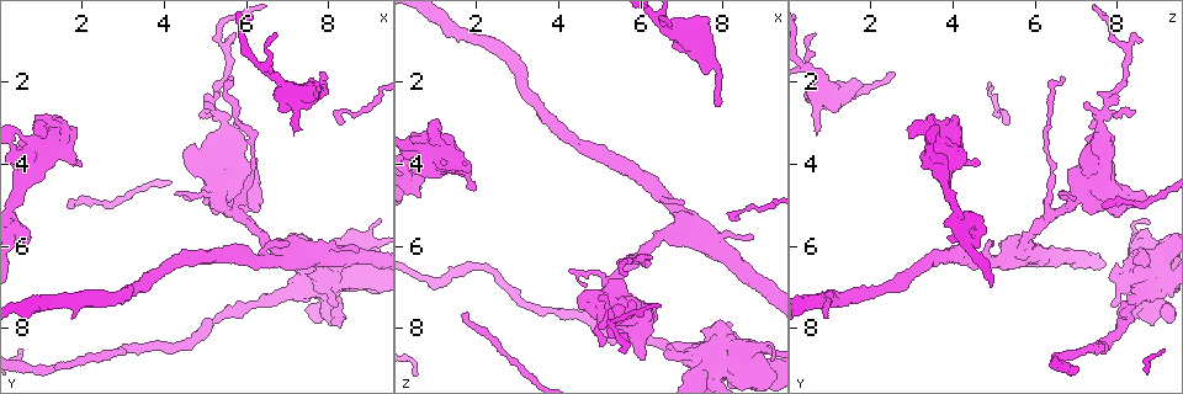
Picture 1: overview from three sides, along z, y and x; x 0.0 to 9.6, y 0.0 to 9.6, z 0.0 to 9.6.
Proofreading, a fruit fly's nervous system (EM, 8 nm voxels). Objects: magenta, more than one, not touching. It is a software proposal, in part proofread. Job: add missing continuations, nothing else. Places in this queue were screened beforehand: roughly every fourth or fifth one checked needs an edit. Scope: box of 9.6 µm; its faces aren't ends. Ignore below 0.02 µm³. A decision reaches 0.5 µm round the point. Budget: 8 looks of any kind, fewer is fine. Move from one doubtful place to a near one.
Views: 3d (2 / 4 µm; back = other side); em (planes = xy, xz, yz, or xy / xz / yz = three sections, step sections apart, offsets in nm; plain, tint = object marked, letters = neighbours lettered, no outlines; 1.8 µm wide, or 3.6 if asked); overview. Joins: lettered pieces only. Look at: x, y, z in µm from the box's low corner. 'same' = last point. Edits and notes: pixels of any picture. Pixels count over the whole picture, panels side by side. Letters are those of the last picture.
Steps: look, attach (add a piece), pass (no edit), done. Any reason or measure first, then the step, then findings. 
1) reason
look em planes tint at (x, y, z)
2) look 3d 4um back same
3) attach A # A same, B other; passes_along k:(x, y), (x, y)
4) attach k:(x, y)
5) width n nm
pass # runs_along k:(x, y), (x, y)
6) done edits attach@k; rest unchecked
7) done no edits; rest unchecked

an open end
look em planes plain at (1.20, 2.80, 3.50)

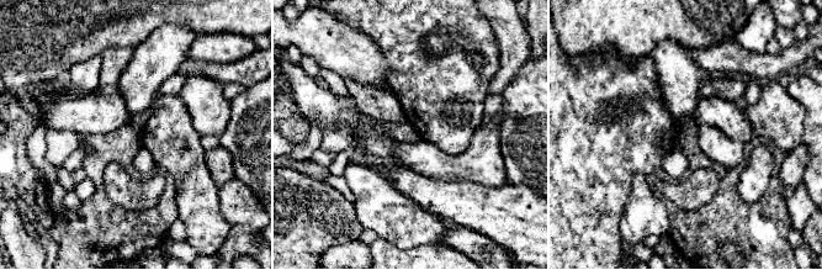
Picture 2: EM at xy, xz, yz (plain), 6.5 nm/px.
look em planes letters same

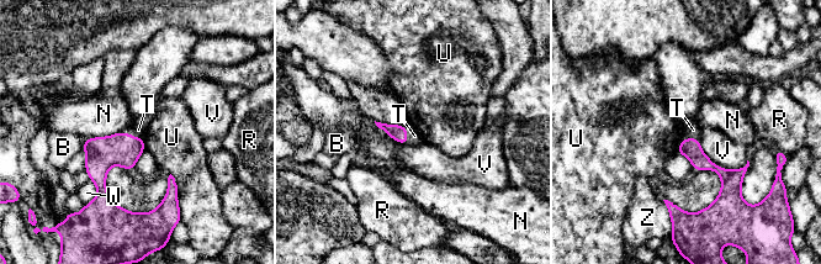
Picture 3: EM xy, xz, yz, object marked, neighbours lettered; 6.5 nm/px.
attach T # B other, N other, R other, T same, U other, V other, W other, Z other; passes_along 3:(123, 149), (132, 136), (138, 130); the cell continues

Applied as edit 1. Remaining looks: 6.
free end
look em planes letters at (5.00, 2.75, 8.45)

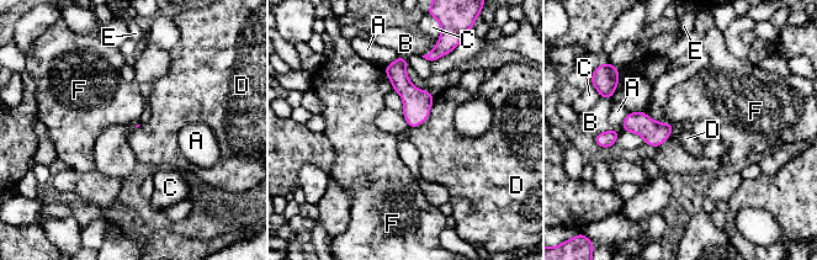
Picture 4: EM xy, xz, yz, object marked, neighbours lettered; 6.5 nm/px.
pass # A other, B other, C other, D other, E other, F other; border 4:(435, 96), (429, 116), (409, 128); no lettered piece goes on from it

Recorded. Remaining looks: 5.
free end
look 3d 2um at (7.15, 3.35, 0.70)

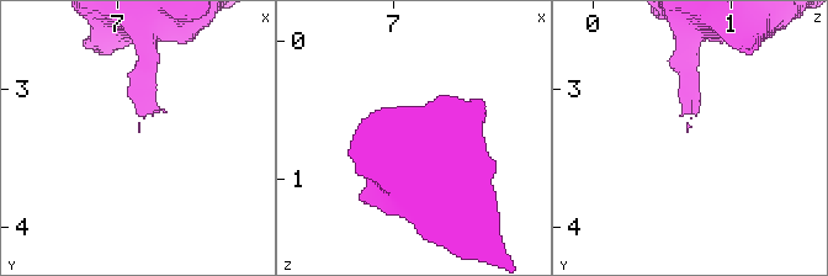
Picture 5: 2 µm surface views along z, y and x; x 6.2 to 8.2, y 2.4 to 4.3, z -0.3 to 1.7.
shape alone is not enough
look em planes letters at (7.16, 3.30, 0.70)

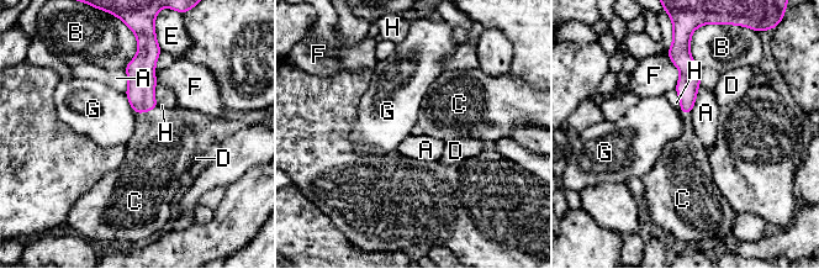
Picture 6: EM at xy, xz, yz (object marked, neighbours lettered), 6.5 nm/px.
attach C # A other, B other, C same, D other, E other, F other, G other, H other; passes_along 6:(141, 73), (147, 110), (167, 140); the cell continues

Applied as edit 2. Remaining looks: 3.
done edits attach@3, attach@6; rest unchecked

